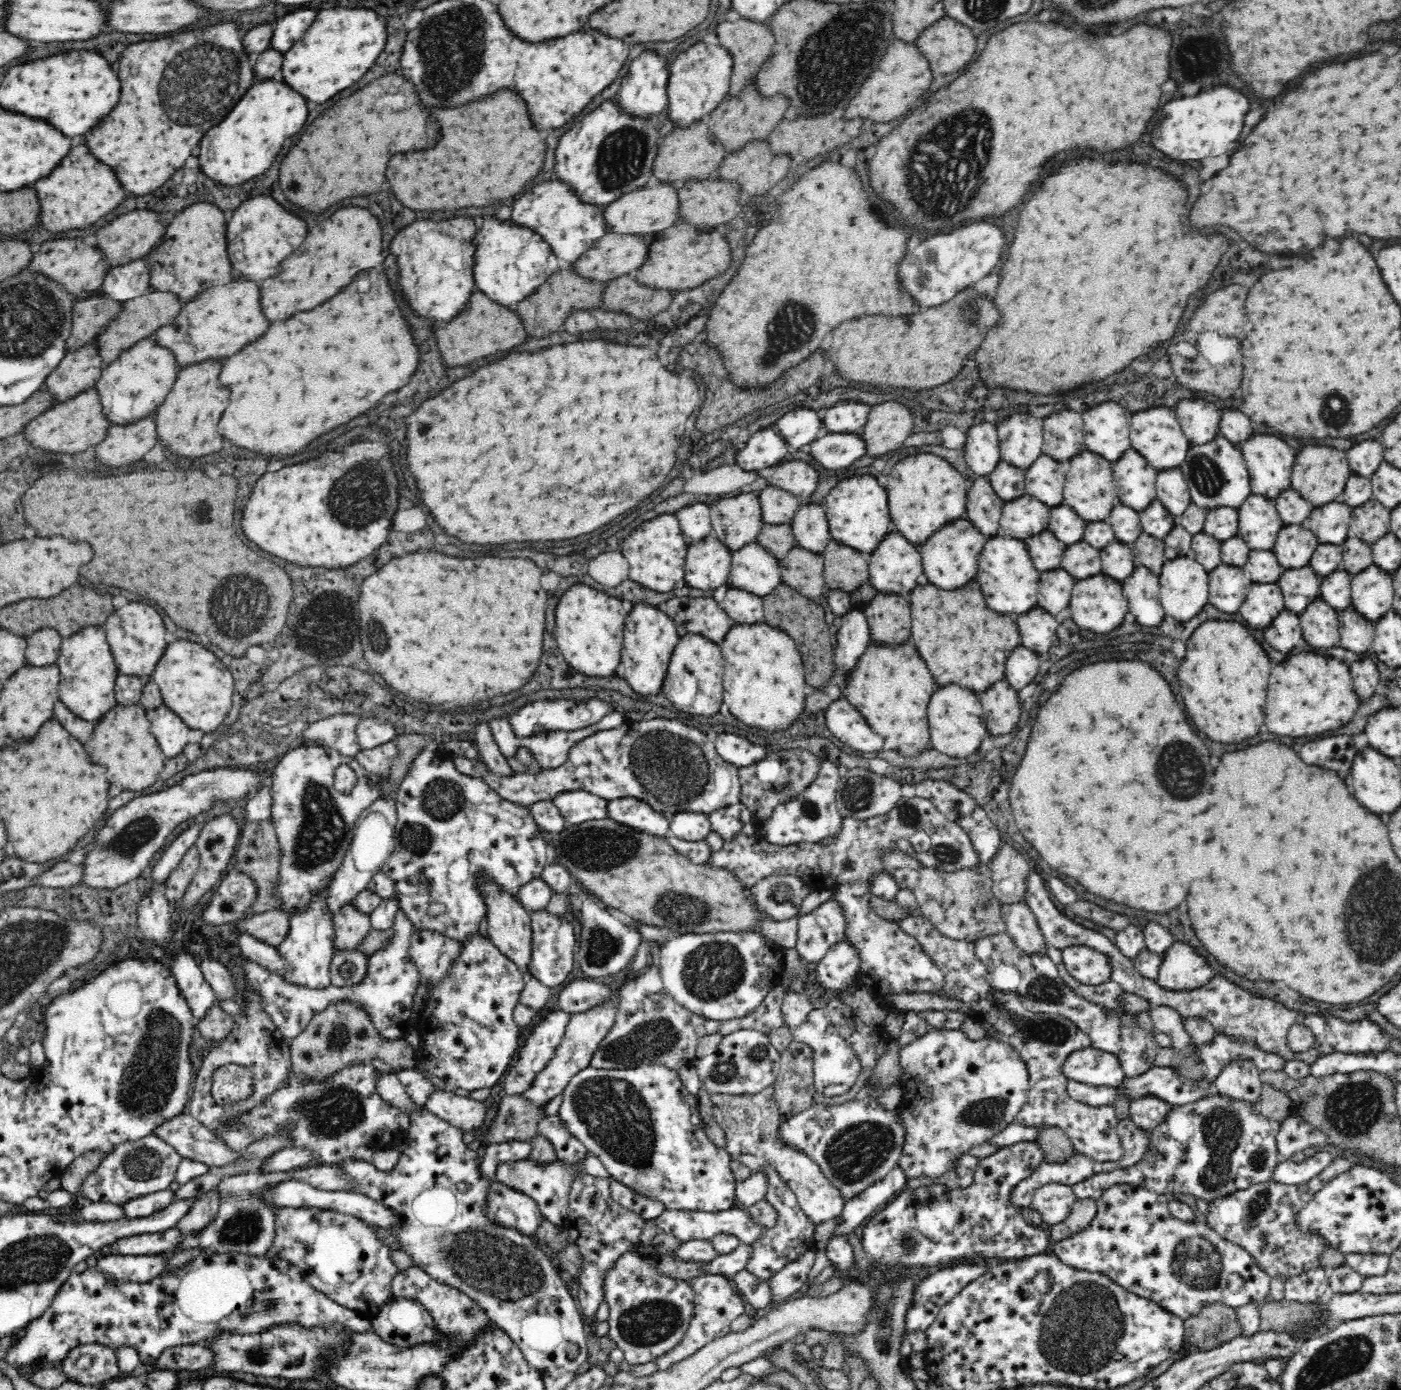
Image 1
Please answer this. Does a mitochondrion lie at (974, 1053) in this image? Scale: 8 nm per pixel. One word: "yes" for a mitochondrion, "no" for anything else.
no

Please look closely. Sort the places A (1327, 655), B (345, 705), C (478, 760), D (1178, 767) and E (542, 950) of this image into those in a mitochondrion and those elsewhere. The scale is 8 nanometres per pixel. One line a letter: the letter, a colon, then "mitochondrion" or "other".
A: other
B: other
C: other
D: mitochondrion
E: other

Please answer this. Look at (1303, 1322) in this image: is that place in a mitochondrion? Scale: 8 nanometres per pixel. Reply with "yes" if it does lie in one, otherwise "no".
yes

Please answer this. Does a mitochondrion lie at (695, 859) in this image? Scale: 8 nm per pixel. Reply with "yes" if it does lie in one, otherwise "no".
no

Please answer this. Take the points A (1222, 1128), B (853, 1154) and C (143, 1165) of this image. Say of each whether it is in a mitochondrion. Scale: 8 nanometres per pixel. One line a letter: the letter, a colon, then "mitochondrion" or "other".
A: mitochondrion
B: mitochondrion
C: mitochondrion

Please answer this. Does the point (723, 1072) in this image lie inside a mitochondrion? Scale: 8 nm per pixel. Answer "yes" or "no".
yes

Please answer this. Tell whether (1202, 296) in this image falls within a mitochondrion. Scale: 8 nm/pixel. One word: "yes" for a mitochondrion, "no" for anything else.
no

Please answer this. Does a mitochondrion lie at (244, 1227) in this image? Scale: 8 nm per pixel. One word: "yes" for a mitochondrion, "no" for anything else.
yes

